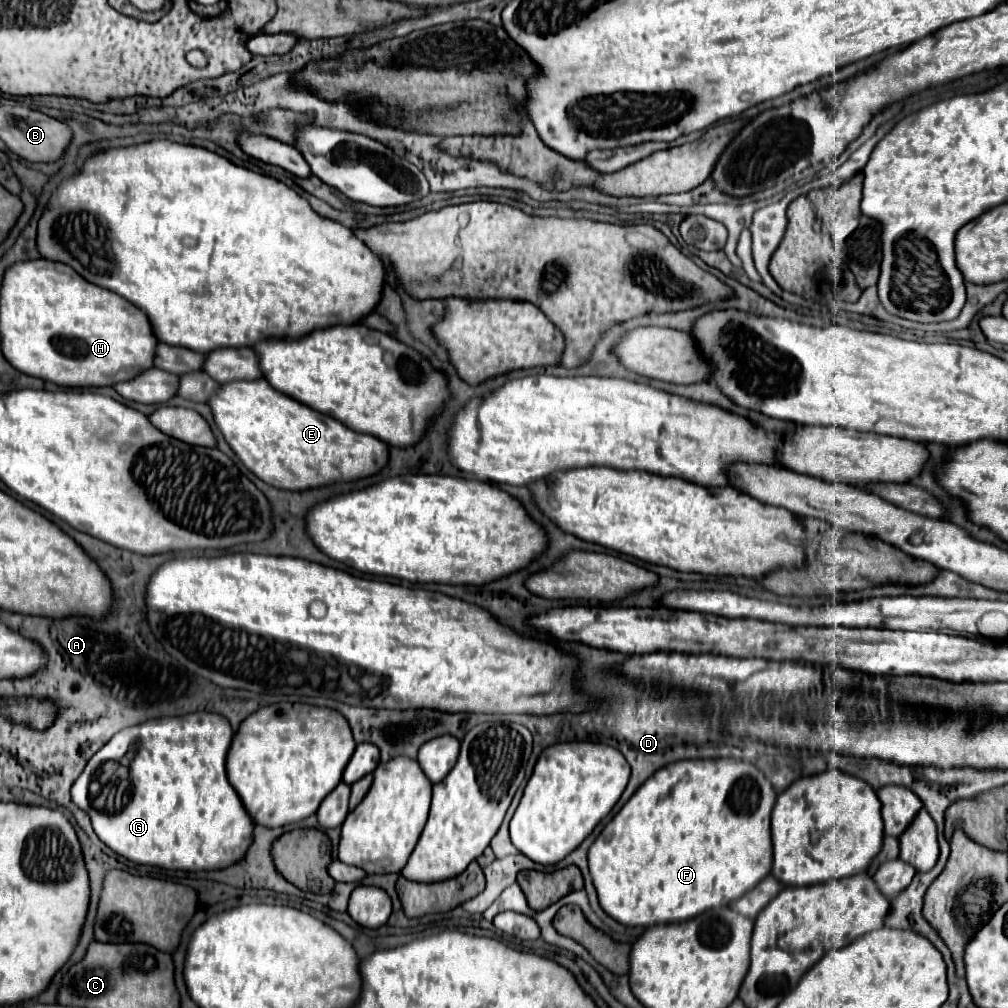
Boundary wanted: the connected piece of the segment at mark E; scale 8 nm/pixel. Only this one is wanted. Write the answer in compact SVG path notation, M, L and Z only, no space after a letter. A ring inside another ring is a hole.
M265 378L257 380L235 380L221 384L211 396L209 396L209 408L213 412L215 424L221 430L225 442L231 446L231 450L239 456L239 460L263 482L283 488L283 490L305 490L305 488L317 488L329 482L337 480L357 480L363 476L369 476L385 466L387 462L387 444L371 434L361 434L339 420L319 414L313 408L277 392L269 386Z

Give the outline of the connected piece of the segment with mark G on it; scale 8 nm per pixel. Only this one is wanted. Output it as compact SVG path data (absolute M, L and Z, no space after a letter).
M193 712L187 716L179 716L179 718L157 718L157 720L149 720L145 724L125 728L125 730L117 732L99 752L93 754L93 758L87 762L85 770L81 772L81 776L77 778L77 782L71 788L71 800L77 808L81 808L83 812L89 814L93 830L99 836L99 840L105 842L113 852L125 856L127 860L131 860L135 864L149 864L149 866L159 866L159 868L167 868L167 870L187 870L187 872L227 868L227 866L235 864L237 860L241 860L241 856L247 852L247 848L251 844L251 832L253 832L253 818L247 814L245 806L241 804L237 792L233 790L233 786L229 784L227 774L225 774L225 758L227 758L231 740L233 740L233 730L231 730L229 720L225 716L213 714L213 712Z

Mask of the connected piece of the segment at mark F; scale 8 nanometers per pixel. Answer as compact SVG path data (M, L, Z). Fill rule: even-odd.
M715 758L715 760L679 760L673 764L663 766L657 770L631 798L629 802L613 816L613 820L603 828L603 832L595 838L589 848L589 872L593 878L593 886L597 890L599 906L619 924L625 926L655 926L655 924L669 924L669 922L683 922L689 920L705 910L729 906L733 900L749 892L771 872L771 810L775 804L775 790L767 782L767 778L751 766L751 762L733 760L733 758Z

